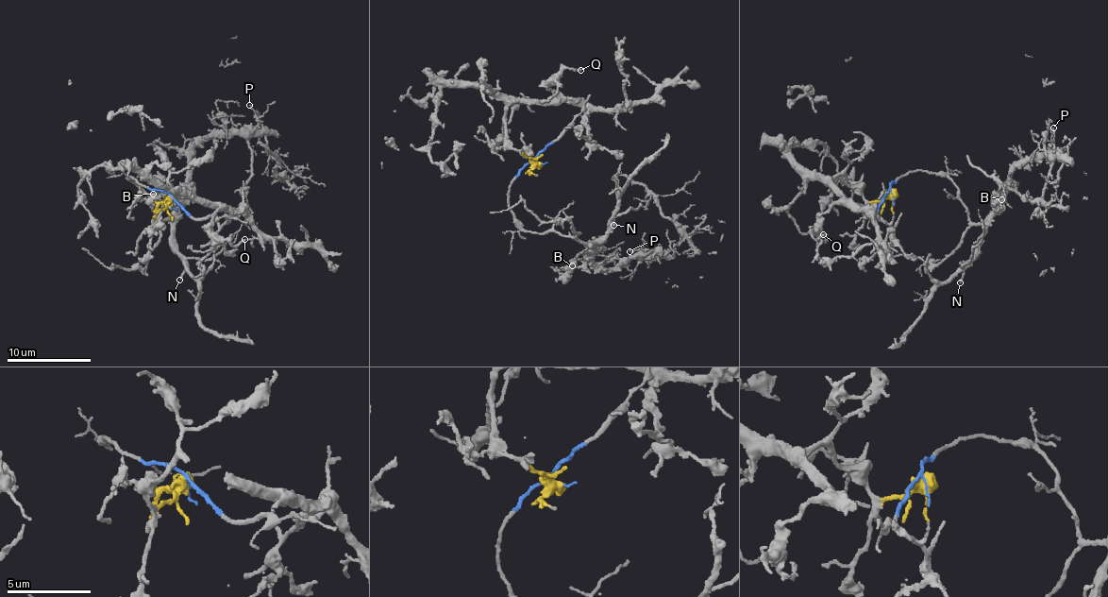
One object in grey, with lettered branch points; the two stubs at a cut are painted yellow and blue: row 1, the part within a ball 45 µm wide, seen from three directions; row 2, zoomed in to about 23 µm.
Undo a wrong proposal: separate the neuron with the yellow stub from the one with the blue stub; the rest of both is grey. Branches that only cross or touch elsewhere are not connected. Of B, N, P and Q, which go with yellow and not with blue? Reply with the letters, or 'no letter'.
Q

